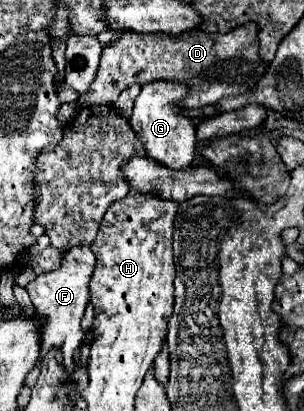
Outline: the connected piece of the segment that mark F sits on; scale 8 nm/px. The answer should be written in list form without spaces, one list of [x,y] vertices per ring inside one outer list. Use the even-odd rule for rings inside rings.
[[[77,245],[77,247],[71,247],[65,253],[63,265],[57,271],[43,273],[43,275],[39,275],[35,281],[31,281],[27,285],[27,291],[29,291],[33,307],[35,307],[35,315],[43,317],[43,325],[41,325],[41,355],[39,355],[39,359],[43,359],[43,355],[47,355],[51,349],[59,349],[61,355],[63,355],[63,367],[65,367],[67,373],[73,371],[73,355],[75,355],[75,351],[87,339],[85,331],[81,329],[81,317],[83,317],[85,305],[89,301],[89,281],[91,281],[93,269],[95,269],[95,255],[93,255],[93,251],[87,245]]]

